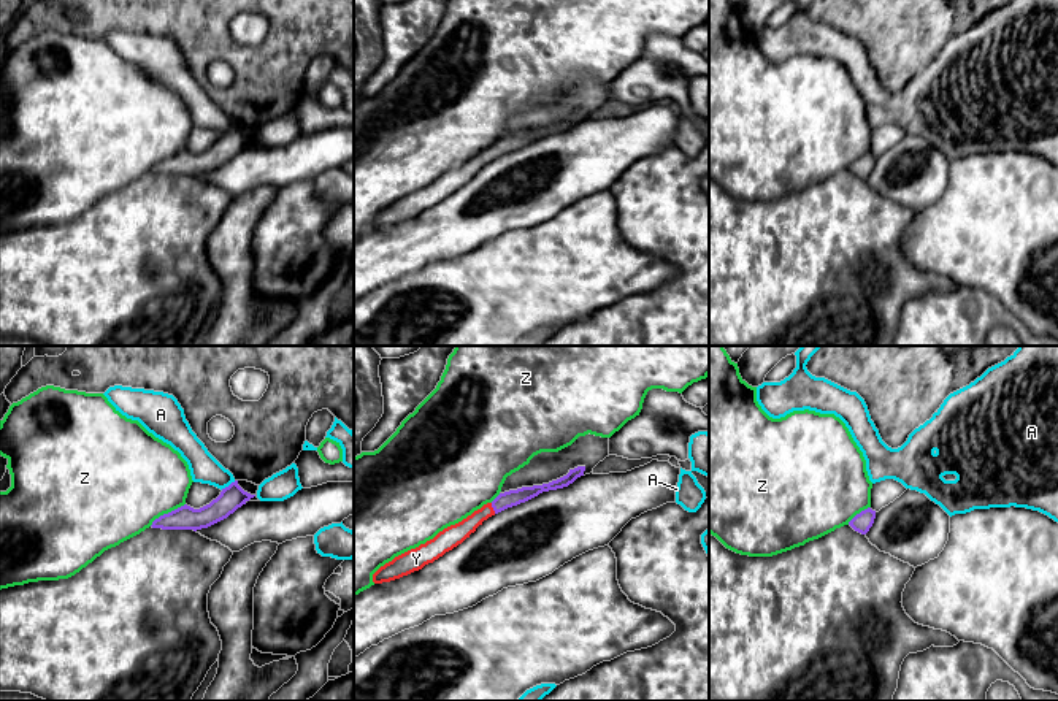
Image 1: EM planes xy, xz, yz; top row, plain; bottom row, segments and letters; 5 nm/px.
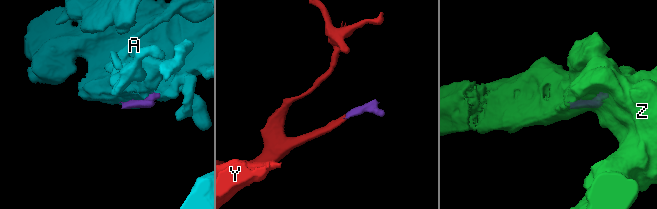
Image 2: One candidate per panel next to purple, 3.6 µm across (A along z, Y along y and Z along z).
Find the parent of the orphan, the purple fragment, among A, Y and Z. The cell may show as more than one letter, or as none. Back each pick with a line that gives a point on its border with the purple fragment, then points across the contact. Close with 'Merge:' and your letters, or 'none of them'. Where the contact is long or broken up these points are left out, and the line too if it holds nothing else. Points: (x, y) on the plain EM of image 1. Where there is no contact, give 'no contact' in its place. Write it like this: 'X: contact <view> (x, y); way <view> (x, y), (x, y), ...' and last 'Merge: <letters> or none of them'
Y: contact xz (492, 151); way xz (509, 143), (492, 151), (454, 180)
Merge: Y

